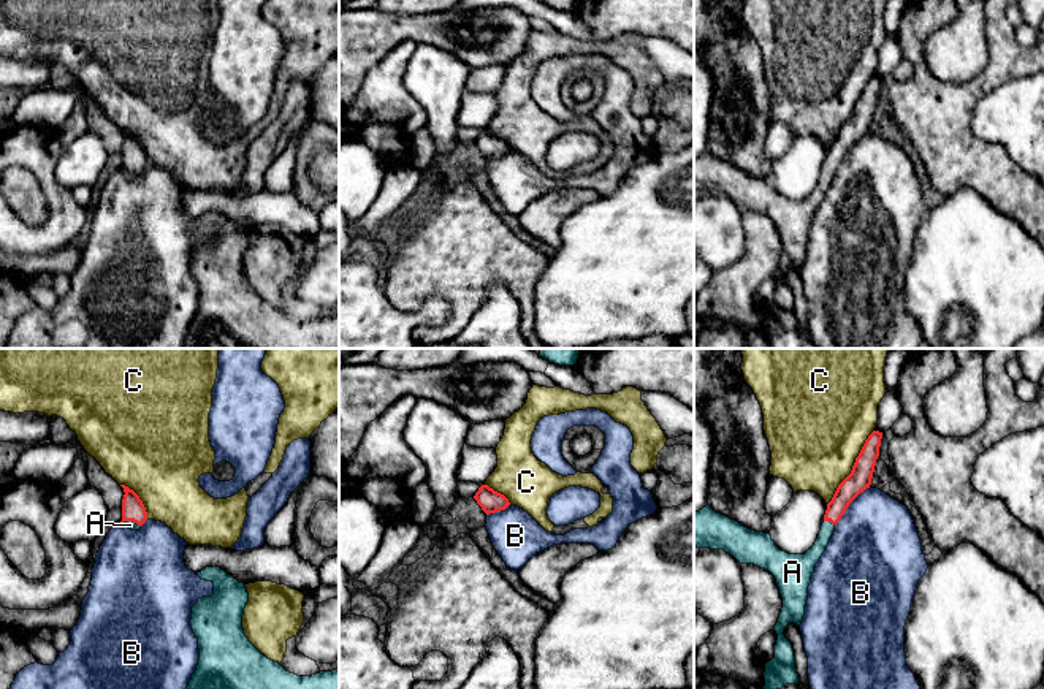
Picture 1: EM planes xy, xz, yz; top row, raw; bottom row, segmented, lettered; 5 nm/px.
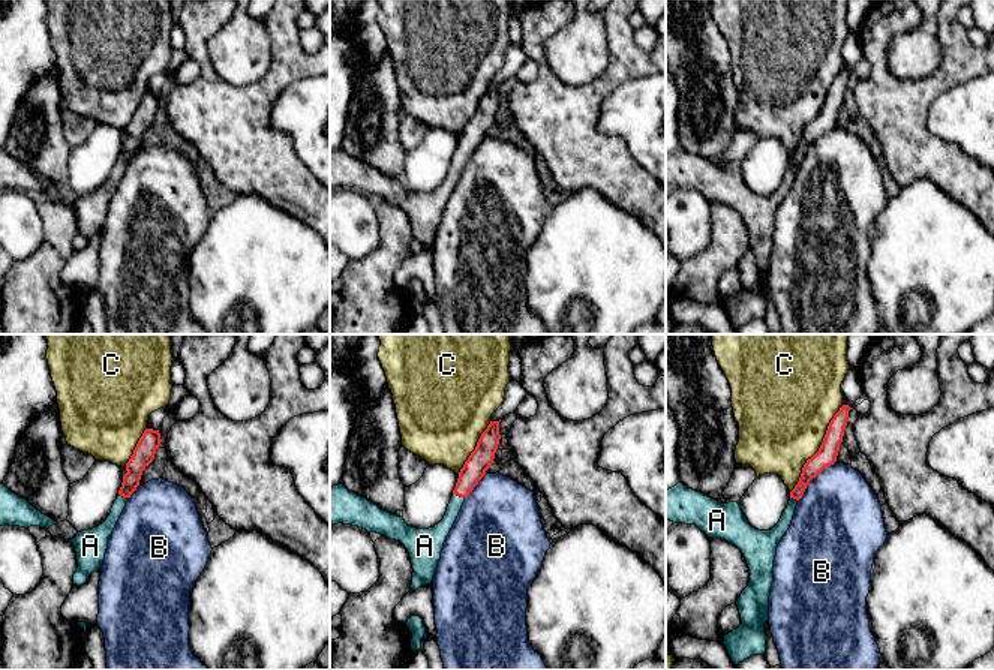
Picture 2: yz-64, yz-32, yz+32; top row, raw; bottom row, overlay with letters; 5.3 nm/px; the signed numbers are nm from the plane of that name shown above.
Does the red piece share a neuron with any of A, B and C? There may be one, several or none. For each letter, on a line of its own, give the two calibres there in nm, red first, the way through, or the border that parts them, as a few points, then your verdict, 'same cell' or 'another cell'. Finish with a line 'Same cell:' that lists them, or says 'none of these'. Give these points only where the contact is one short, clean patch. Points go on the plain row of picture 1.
A: calibres 110 and 100 nm; way yz (857, 125), (842, 143), (830, 167), (819, 192), (805, 208); same cell
B: calibres 120 and 460 nm; another cell
C: calibres 120 and 480 nm; another cell
Same cell: A

